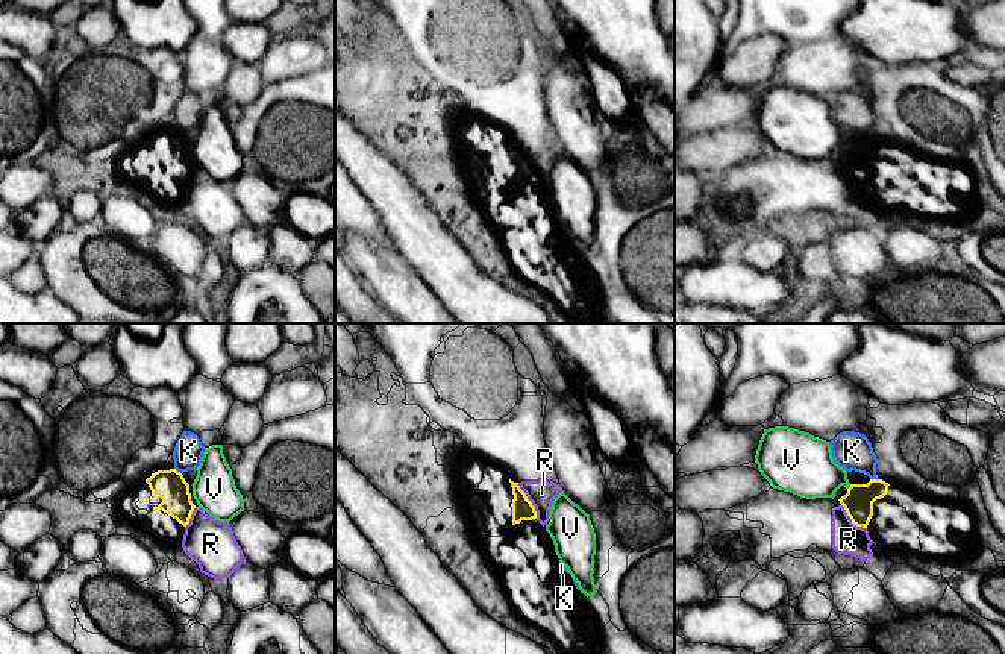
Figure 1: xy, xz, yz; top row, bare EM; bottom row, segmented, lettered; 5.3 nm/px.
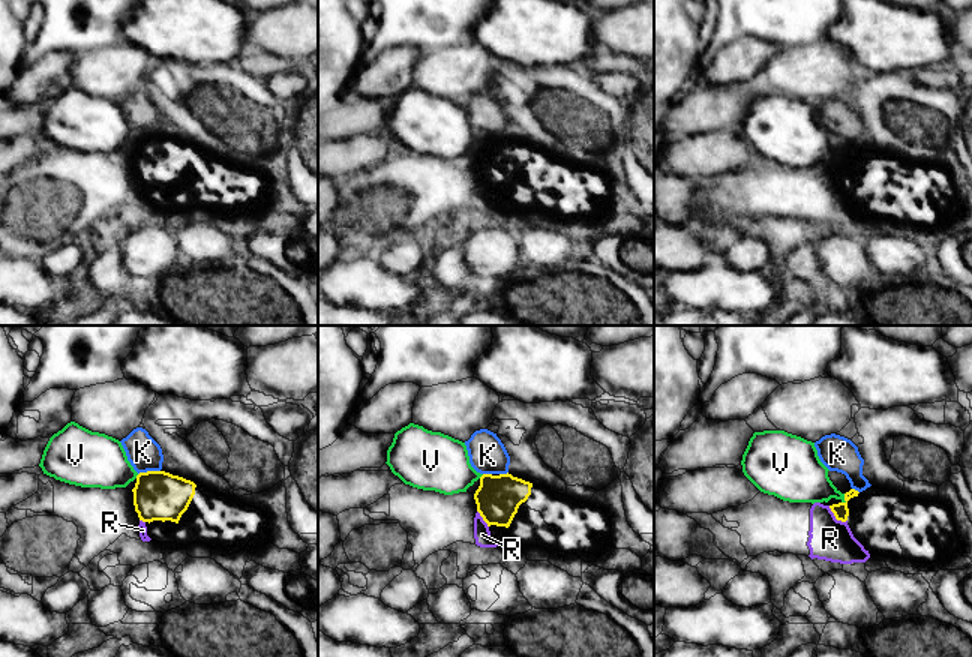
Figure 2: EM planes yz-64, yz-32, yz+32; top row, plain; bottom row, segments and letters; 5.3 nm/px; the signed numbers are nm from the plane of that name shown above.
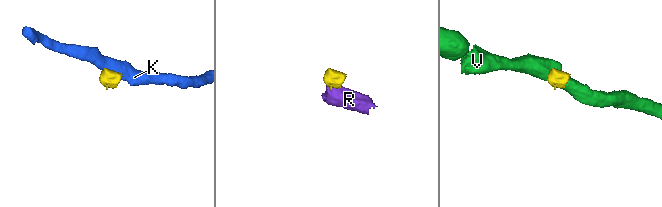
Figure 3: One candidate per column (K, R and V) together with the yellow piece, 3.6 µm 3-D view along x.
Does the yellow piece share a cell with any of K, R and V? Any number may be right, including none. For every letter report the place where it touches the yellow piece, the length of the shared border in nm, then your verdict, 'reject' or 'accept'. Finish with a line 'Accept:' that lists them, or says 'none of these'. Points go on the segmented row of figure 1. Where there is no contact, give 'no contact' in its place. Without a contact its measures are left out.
K: yz (875, 480) | 50 nm | reject
R: xz (529, 501) | 220 nm | reject
V: yz (849, 487) | 40 nm | reject
Accept: none of these

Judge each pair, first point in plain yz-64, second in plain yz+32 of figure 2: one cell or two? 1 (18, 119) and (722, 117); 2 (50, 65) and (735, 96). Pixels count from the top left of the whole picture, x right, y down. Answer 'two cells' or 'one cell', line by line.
1: one cell
2: two cells

